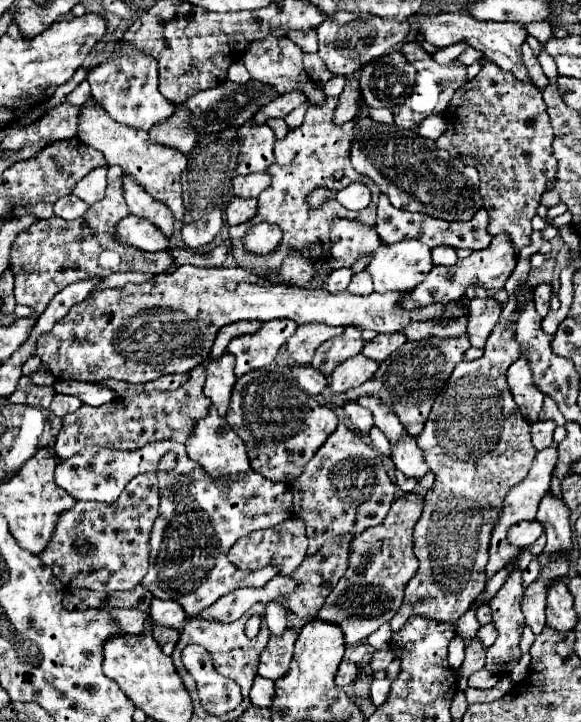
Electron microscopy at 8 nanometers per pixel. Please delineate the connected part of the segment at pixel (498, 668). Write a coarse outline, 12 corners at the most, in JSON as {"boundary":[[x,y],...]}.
{"boundary":[[516,560],[506,584],[488,602],[498,628],[486,670],[508,676],[518,664],[524,626],[522,570]]}

